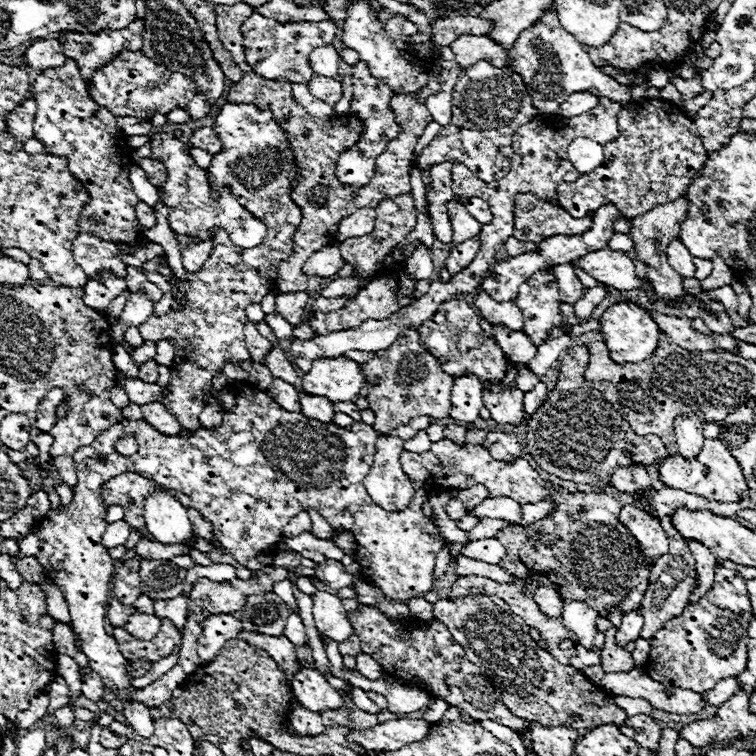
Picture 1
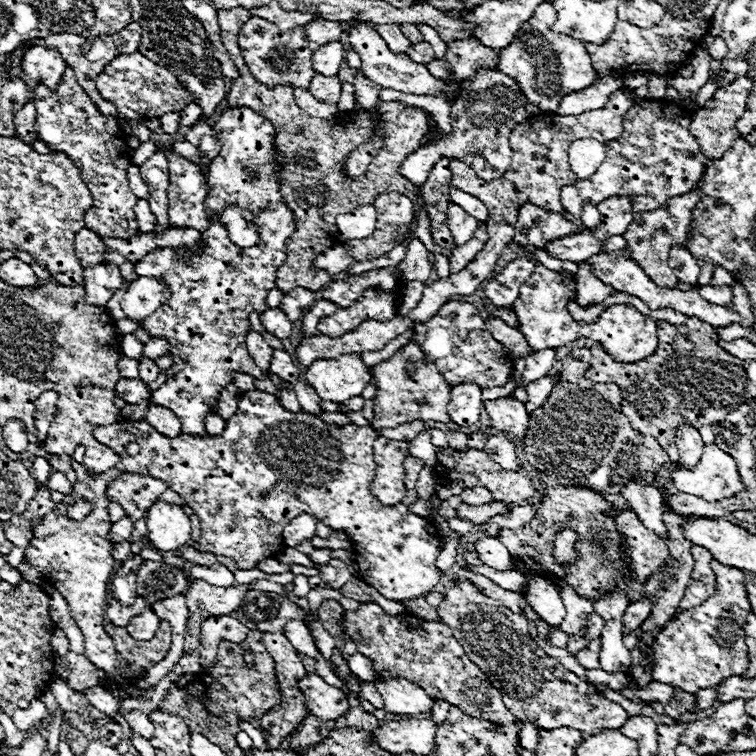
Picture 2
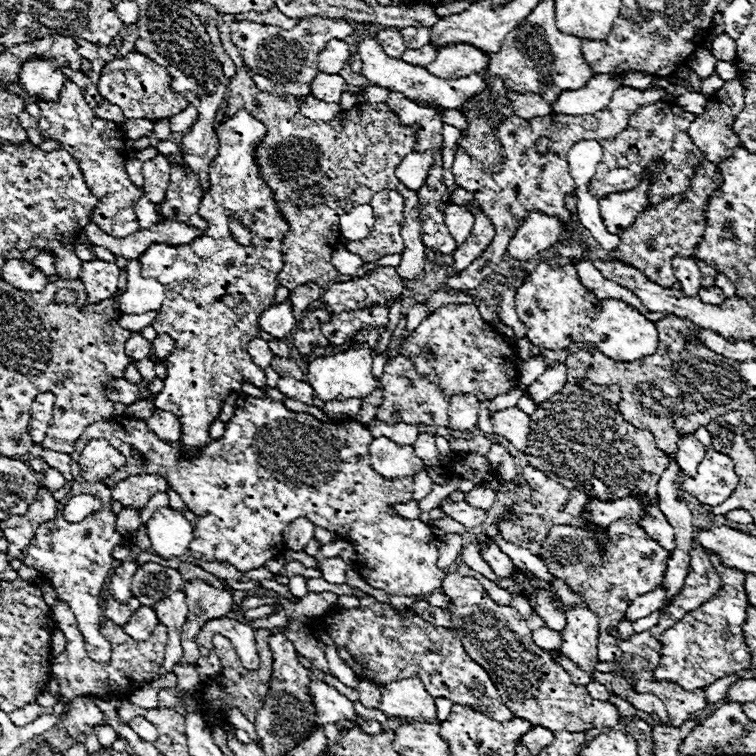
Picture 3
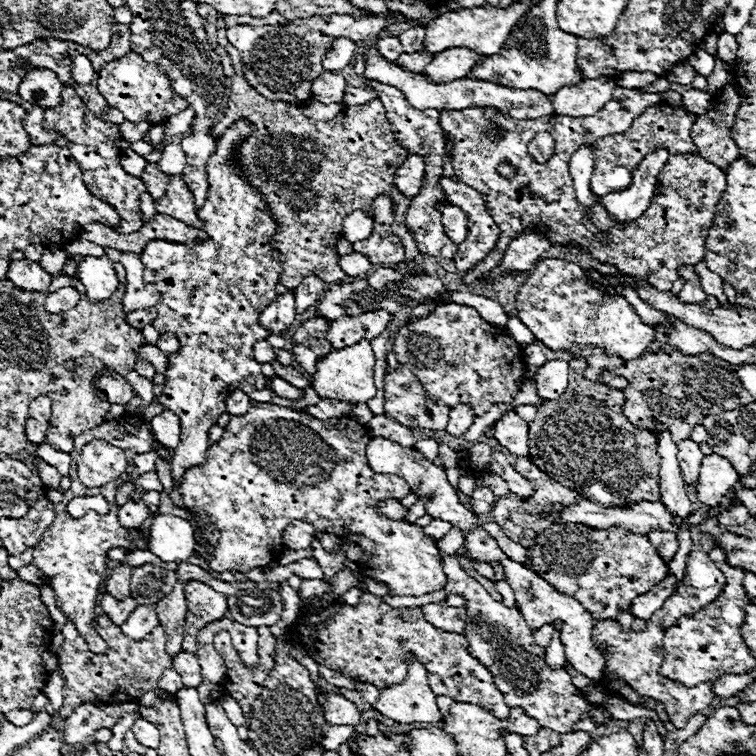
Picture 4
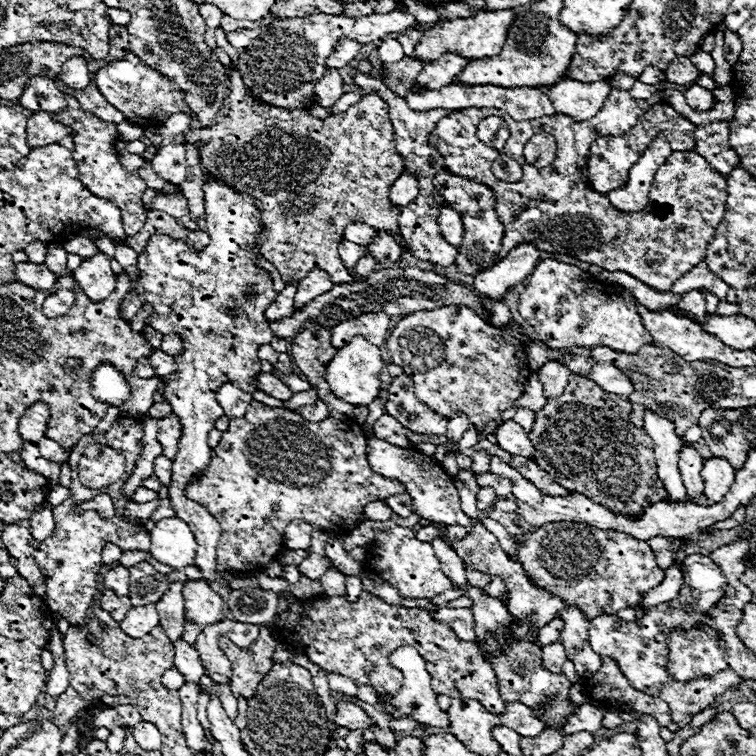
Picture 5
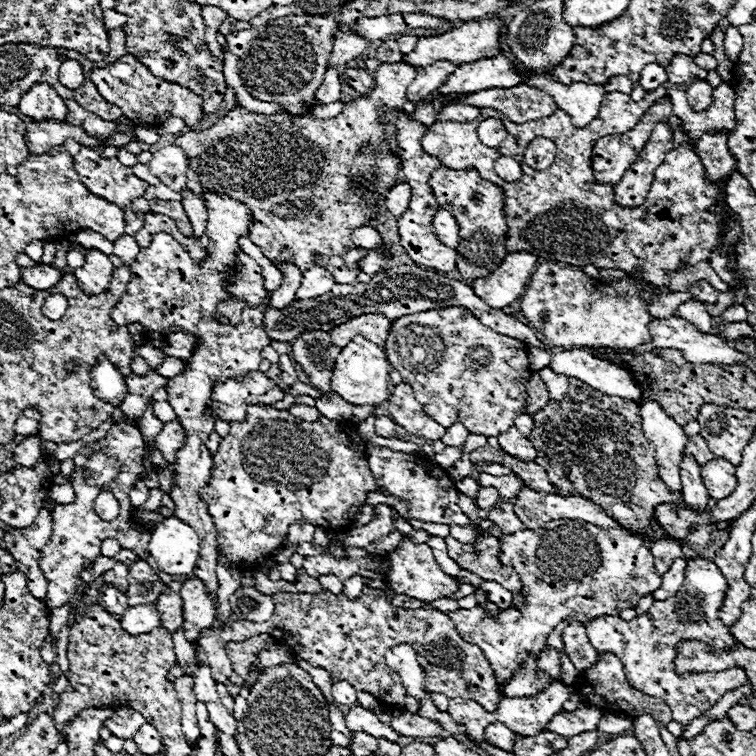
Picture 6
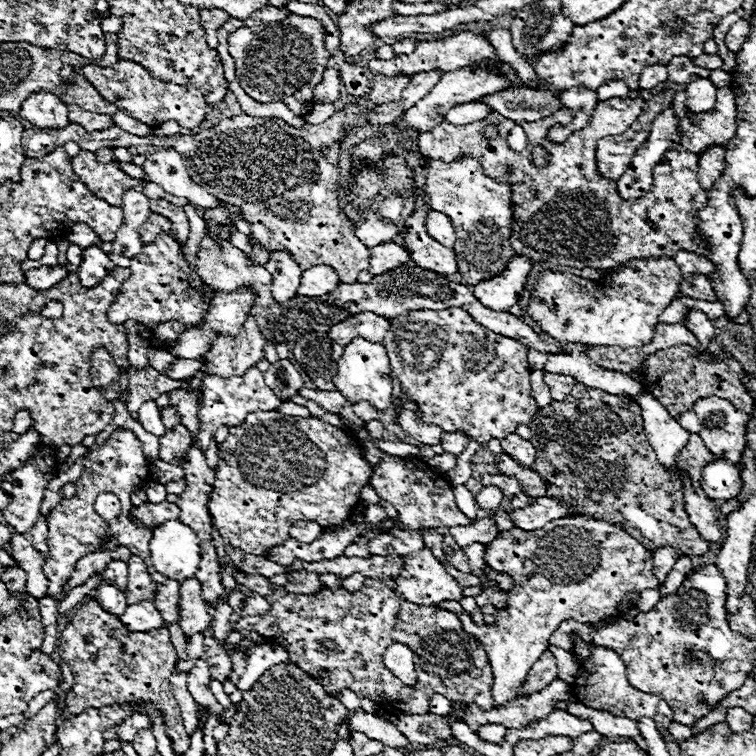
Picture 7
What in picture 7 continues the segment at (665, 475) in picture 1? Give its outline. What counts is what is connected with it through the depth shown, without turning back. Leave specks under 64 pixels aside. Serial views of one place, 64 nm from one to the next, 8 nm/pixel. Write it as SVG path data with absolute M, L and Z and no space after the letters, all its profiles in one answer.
M718 458L704 466L700 486L714 500L730 500L740 492L742 478L732 462Z

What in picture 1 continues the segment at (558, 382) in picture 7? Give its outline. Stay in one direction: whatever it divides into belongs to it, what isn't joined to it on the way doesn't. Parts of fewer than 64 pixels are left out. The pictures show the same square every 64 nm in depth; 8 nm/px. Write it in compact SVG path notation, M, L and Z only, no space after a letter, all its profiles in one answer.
M538 382L534 390L530 390L530 392L524 394L524 412L526 412L526 414L534 414L534 412L542 406L546 394L548 394L546 384L544 384L544 382Z

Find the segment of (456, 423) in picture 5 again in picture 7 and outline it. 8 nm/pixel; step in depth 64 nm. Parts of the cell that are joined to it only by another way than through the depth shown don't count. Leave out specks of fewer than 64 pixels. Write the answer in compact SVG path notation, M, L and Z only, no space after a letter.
M446 432L442 436L442 446L444 446L444 450L448 450L448 452L452 452L452 454L458 456L464 450L466 440L468 438L466 438L464 432Z

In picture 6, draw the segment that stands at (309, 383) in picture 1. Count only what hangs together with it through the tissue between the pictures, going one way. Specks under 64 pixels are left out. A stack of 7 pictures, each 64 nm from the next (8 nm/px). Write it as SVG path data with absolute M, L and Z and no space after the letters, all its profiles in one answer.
M354 336L350 340L348 346L342 348L342 352L338 354L336 362L334 362L334 372L330 378L332 390L342 396L346 402L354 404L354 406L362 406L362 404L372 404L372 406L380 406L388 400L388 370L390 370L390 362L384 356L384 350L372 342L368 342L362 336Z

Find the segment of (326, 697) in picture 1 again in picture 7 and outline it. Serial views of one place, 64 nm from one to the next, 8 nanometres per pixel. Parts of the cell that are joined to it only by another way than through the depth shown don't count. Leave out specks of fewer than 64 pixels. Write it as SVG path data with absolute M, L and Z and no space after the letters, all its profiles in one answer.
M362 708L350 712L348 724L350 724L352 732L362 732L368 738L378 740L390 748L406 748L406 744L408 744L408 738L402 732L398 732L398 728L394 724L378 718L376 714L364 712Z

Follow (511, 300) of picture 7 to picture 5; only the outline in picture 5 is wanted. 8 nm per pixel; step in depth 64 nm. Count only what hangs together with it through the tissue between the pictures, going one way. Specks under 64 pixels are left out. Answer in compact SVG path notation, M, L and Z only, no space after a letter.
M518 244L494 268L478 272L474 276L474 286L488 298L502 300L510 286L518 284L532 272L532 268L538 264L538 258L540 250L534 244Z

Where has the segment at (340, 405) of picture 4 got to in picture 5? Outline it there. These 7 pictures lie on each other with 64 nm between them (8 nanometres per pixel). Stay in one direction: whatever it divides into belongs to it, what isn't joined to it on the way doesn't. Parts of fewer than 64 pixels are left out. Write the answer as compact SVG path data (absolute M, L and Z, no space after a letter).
M318 400L314 406L302 406L296 410L298 414L306 416L306 420L324 420L330 416L330 410L328 410L328 404Z

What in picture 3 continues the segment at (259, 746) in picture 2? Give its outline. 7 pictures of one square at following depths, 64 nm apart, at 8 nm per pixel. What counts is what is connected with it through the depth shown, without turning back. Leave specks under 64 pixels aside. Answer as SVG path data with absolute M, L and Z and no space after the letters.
M228 710L228 720L230 720L236 728L246 730L246 732L248 732L248 736L250 736L258 746L260 746L260 742L258 742L258 738L256 738L256 734L254 734L256 726L254 726L250 720L246 720L246 718L240 714L240 710Z

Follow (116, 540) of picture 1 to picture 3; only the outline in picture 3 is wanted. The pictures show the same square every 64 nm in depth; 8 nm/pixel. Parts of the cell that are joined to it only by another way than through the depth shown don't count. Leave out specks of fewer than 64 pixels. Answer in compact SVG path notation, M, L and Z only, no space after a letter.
M124 508L120 514L118 514L118 520L116 520L116 528L118 532L122 532L122 536L126 540L130 540L136 530L140 528L140 514L136 510L130 510L130 508Z

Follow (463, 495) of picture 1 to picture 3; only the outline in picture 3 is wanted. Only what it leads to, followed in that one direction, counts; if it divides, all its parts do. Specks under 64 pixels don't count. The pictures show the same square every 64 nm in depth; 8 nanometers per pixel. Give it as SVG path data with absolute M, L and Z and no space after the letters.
M474 486L470 492L466 492L466 502L476 508L490 508L494 500L496 500L496 494L482 486Z

